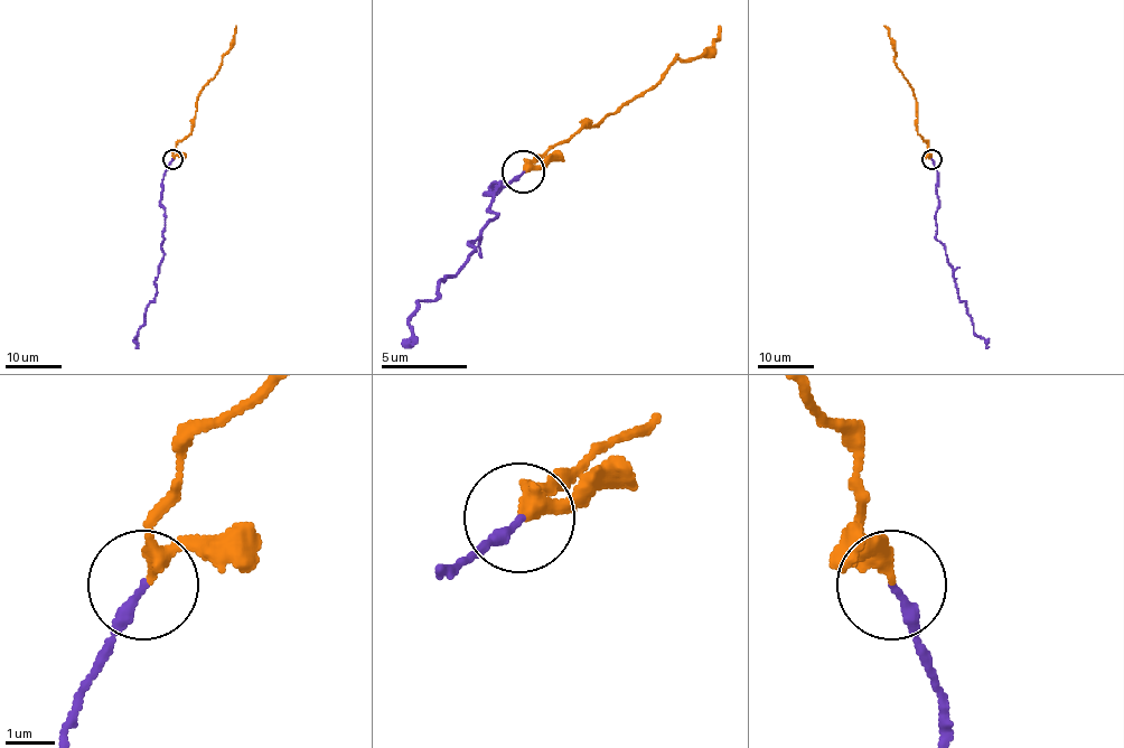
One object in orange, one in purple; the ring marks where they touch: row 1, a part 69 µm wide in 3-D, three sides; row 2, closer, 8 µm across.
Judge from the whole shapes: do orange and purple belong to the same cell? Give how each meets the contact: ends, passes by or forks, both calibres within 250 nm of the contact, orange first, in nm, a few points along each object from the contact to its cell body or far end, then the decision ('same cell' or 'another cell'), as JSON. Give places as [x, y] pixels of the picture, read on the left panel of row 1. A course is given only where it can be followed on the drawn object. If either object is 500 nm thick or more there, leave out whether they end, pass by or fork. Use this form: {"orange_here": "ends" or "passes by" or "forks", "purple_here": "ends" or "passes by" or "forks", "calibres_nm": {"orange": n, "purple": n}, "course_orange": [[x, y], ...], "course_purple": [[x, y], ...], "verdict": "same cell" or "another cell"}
{"orange_here": "passes by", "purple_here": "ends", "calibres_nm": {"orange": 260, "purple": 220}, "course_orange": [[174, 160], [176, 145], [191, 132], [198, 94], [221, 66], [236, 26]], "course_purple": [[171, 160], [162, 180], [164, 259], [155, 281], [155, 299], [146, 311], [143, 325], [136, 339], [138, 348]], "verdict": "same cell"}

